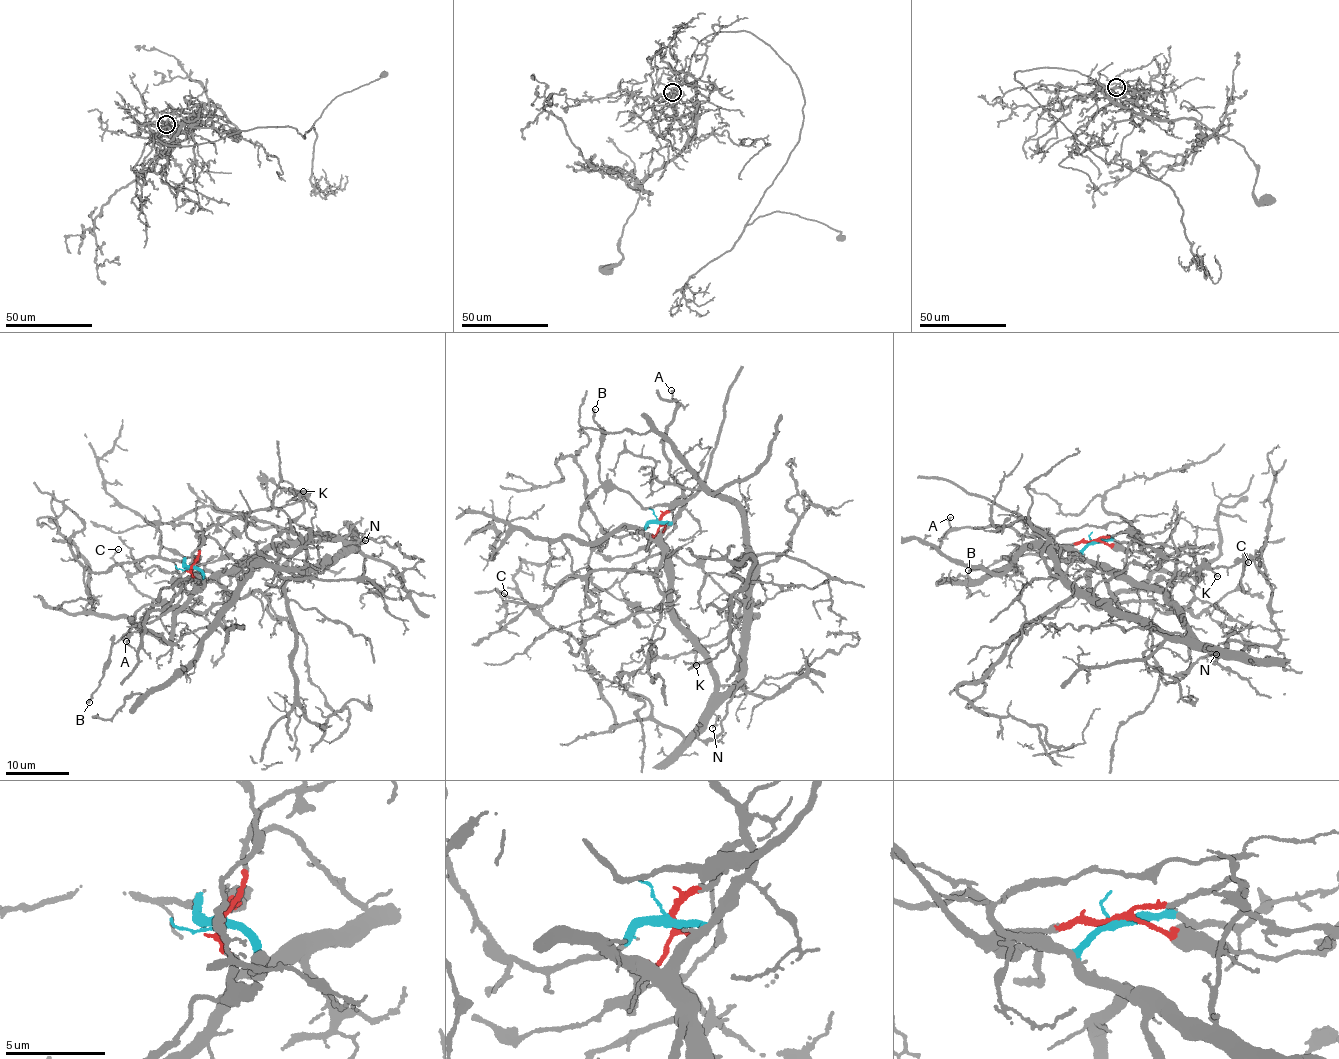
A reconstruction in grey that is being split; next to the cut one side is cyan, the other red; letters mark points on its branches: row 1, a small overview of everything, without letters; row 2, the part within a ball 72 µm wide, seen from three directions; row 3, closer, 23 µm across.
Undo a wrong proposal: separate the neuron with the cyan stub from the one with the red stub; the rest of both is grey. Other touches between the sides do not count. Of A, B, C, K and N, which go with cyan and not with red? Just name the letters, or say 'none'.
A, C, N

